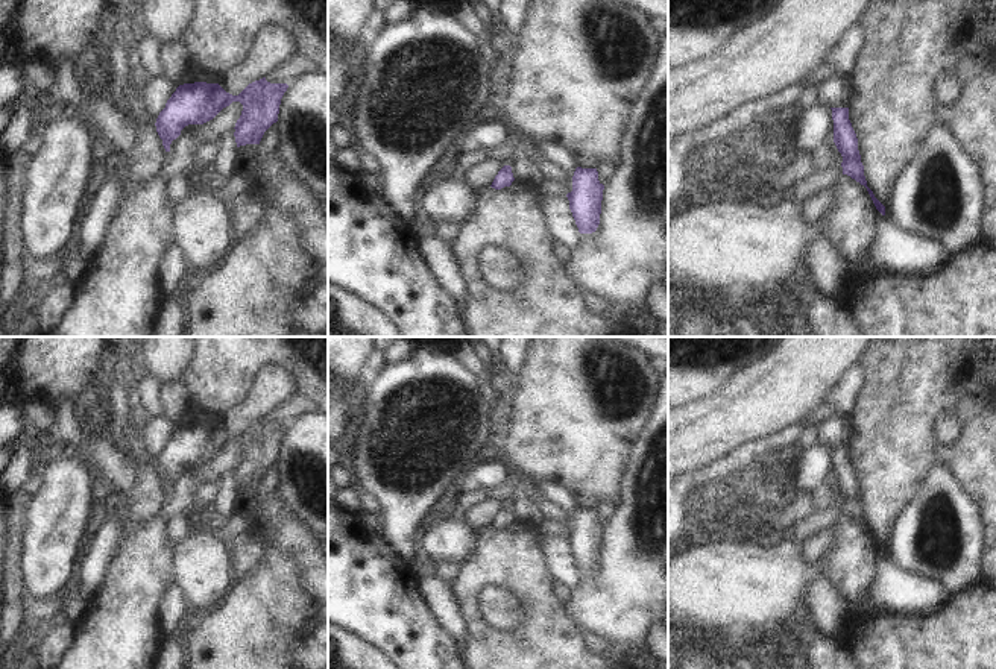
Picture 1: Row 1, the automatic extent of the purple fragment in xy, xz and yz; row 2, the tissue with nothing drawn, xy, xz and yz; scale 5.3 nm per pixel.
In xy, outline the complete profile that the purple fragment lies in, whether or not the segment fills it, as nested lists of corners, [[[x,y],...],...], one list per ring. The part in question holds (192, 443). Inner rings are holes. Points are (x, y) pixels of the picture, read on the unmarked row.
[[[266,417],[249,423],[238,435],[226,432],[219,423],[179,425],[156,458],[156,472],[165,492],[170,492],[172,481],[185,466],[203,464],[232,441],[240,441],[243,451],[234,467],[237,487],[260,484],[264,472],[278,461],[287,428],[287,423],[270,423]]]

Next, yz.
[[[831,448],[834,460],[834,482],[843,496],[843,514],[850,516],[861,525],[864,525],[876,546],[876,549],[885,555],[885,546],[875,537],[873,531],[867,526],[864,516],[864,505],[858,490],[858,478],[849,460],[849,448]]]

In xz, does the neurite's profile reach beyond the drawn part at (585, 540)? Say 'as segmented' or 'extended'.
as segmented

